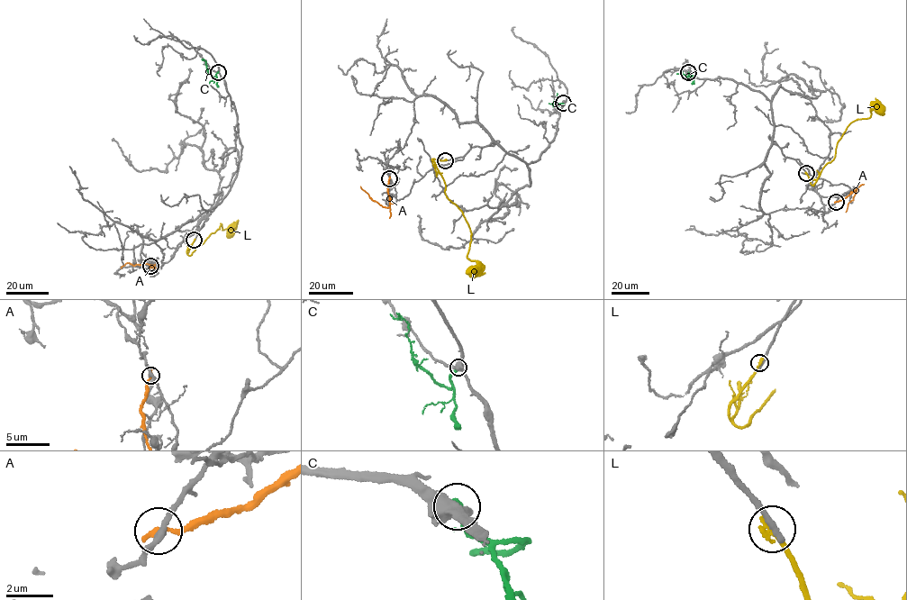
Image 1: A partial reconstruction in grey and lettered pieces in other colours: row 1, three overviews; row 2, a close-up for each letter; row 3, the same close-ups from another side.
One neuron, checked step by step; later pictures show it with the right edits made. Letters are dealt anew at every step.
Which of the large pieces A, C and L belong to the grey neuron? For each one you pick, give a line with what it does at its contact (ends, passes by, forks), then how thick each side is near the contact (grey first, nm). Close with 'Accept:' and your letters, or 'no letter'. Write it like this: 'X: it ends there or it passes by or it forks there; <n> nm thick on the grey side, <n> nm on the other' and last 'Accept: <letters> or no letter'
Accept: no letter

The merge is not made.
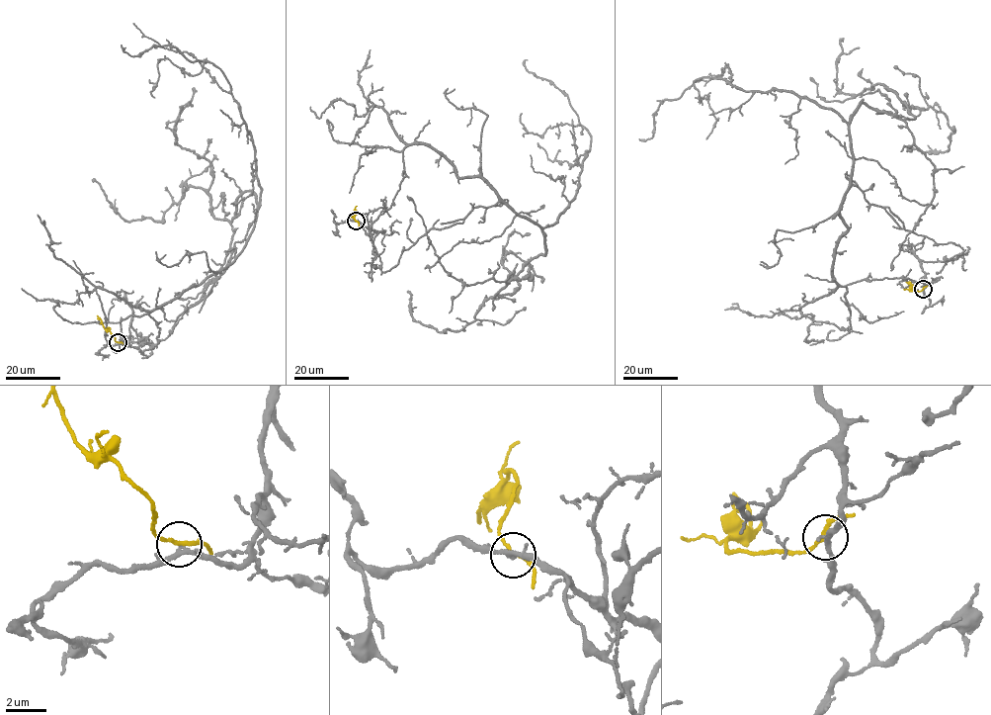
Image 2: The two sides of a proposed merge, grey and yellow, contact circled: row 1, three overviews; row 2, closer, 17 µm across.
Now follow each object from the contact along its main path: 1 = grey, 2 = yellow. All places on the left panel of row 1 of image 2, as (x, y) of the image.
1: (119, 342), (131, 321), (166, 338), (259, 204), (217, 67), (162, 58), (154, 97)
2: (119, 342), (97, 315)

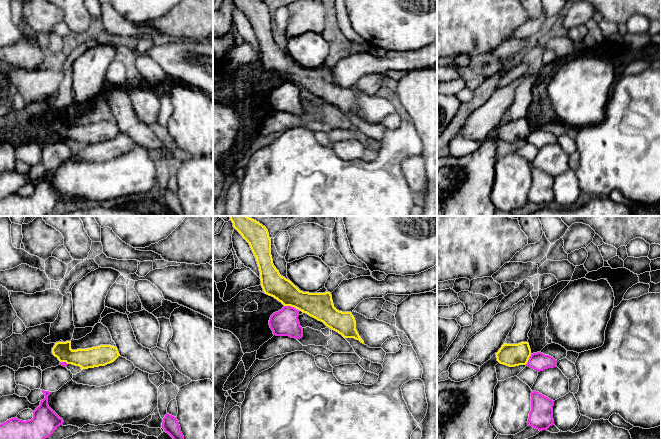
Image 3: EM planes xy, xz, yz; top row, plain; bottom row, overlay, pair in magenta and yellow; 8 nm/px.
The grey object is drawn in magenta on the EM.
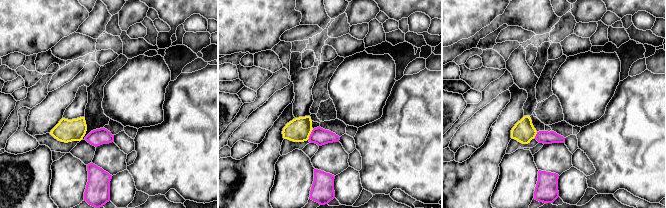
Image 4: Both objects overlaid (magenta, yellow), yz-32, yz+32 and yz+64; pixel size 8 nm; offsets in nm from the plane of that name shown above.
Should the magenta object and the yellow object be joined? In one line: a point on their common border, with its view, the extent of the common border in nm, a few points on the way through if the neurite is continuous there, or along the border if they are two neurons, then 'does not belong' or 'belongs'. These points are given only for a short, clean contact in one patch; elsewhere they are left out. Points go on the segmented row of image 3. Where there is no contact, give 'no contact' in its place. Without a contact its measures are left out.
xz (289, 306) | 90 nm | along xz (284, 305), (290, 305), (294, 308) | does not belong

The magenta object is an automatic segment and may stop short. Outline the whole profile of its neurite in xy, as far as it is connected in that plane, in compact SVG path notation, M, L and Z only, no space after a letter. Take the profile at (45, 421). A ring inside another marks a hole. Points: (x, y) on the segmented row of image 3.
M41 391L45 398L33 411L33 418L22 421L15 417L0 424L0 439L46 439L64 423L48 405L48 396L52 392Z

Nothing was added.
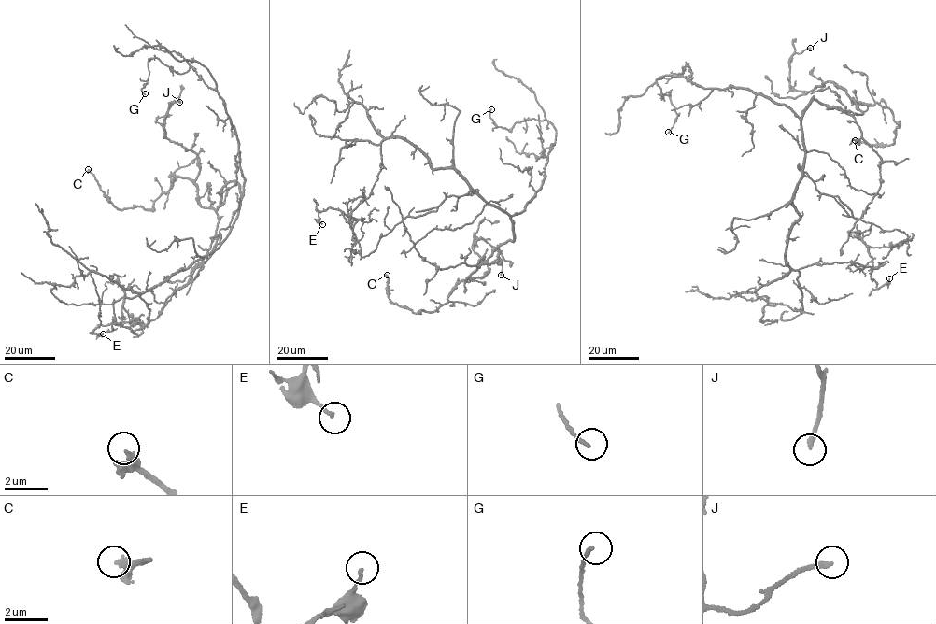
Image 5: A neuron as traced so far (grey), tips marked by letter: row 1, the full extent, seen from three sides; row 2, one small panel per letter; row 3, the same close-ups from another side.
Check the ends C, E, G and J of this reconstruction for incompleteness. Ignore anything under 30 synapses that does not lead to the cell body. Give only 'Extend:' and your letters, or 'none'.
Extend: none

